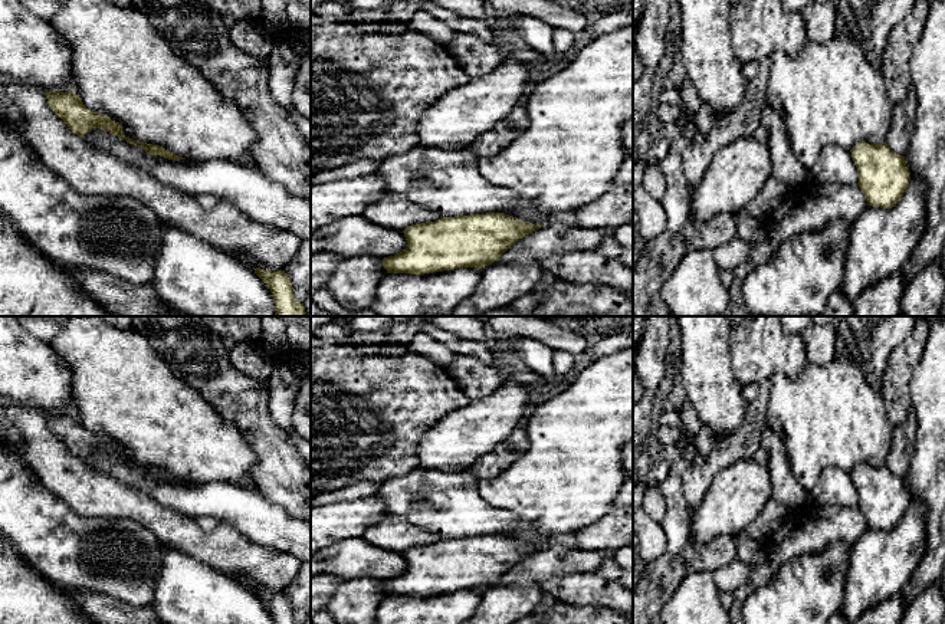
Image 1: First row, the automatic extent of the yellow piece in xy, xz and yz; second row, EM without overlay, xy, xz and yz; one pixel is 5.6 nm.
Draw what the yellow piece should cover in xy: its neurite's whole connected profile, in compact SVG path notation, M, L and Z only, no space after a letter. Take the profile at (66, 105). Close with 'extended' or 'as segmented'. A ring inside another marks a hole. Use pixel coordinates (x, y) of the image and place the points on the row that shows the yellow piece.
M49 91L46 99L52 111L79 137L83 137L92 128L99 128L135 147L141 147L150 155L160 155L174 161L186 160L160 145L138 142L125 137L119 122L112 121L108 115L88 109L75 92Z; as segmented

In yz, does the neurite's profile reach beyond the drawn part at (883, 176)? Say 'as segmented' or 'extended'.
as segmented

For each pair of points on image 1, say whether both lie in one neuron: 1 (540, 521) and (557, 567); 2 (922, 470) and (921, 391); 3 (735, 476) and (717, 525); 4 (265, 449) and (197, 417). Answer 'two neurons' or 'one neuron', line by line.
1: two neurons
2: one neuron
3: one neuron
4: two neurons

